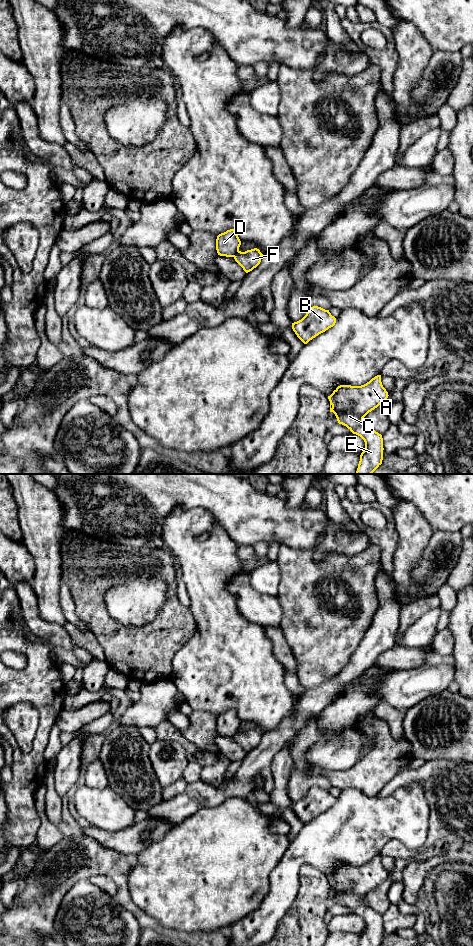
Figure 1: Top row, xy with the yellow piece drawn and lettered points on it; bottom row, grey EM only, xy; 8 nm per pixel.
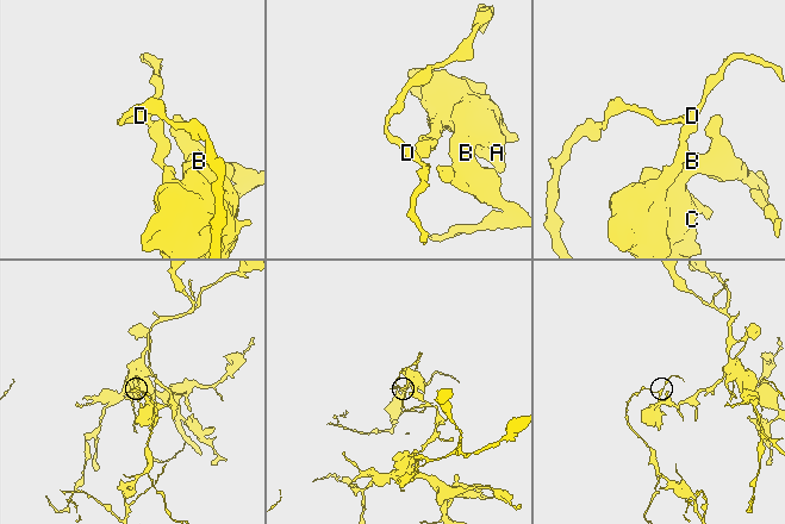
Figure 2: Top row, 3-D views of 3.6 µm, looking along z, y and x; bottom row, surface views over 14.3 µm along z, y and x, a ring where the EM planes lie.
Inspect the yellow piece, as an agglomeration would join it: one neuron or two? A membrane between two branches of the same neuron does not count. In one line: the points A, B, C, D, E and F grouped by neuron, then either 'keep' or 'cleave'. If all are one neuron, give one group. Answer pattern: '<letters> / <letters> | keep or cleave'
A B C E F / D | cleave

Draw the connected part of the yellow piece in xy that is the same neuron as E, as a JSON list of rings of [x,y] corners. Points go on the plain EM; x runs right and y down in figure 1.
[[[381,855],[361,866],[340,865],[328,876],[330,892],[365,922],[358,946],[379,946],[383,940],[383,918],[363,902],[363,898],[388,878]]]

